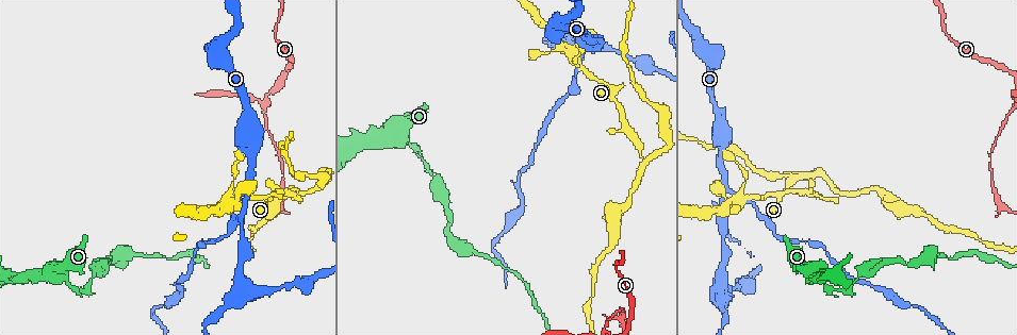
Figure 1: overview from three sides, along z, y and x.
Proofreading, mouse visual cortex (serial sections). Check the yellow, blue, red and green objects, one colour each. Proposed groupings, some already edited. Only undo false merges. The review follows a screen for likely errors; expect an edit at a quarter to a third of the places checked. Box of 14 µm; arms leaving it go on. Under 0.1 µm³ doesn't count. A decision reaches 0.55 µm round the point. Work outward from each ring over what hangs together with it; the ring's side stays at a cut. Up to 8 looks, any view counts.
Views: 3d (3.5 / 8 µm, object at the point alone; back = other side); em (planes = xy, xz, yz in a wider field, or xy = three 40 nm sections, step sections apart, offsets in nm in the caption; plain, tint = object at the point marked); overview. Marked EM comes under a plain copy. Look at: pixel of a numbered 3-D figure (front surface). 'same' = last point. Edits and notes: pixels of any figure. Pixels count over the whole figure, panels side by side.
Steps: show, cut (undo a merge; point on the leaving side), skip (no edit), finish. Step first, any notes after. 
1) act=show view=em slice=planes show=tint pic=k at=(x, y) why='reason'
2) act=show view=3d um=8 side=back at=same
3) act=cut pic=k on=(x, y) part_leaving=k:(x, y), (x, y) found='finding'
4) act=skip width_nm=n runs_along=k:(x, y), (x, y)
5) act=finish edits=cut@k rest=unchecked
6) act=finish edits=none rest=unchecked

act=show view=3d um=3.5 side=back pic=1 at=(646, 162) why='abrupt turn'

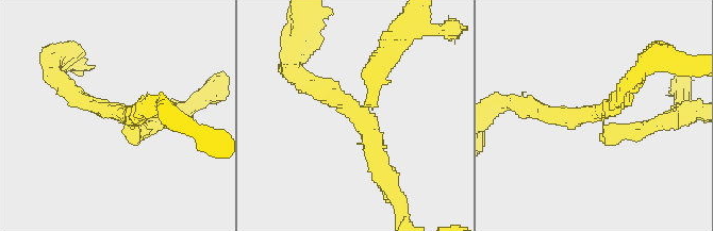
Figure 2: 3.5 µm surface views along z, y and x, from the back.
act=show view=em slice=xy step=1 show=tint pic=2 at=(124, 115) arms=3 arm_widths_nm=250,250,250

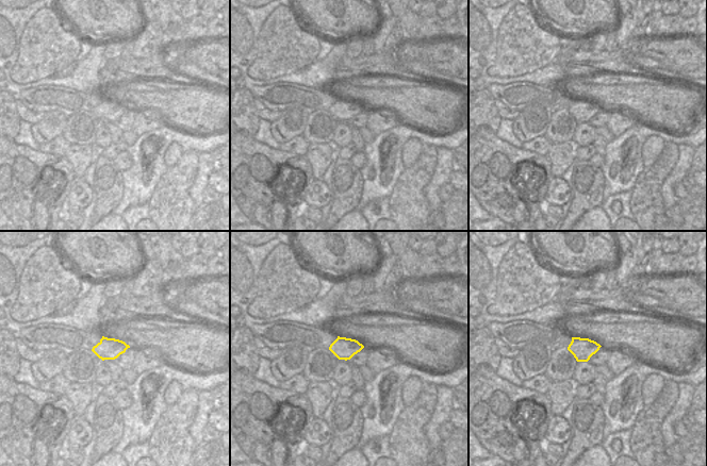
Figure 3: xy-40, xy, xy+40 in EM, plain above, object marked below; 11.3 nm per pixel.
act=cut pic=2 on=(606, 106) part_leaving=2:(600, 117), (548, 117), (511, 104) found='a second cell is stuck on'

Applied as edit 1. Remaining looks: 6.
act=show view=3d um=3.5 side=back pic=1 at=(725, 186)

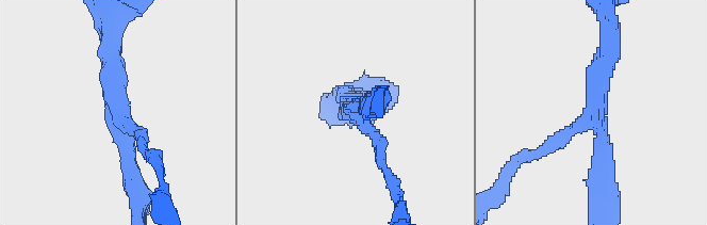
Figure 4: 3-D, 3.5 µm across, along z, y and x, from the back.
act=show view=em slice=xy step=5 show=tint pic=4 at=(359, 115) arms=3 arm_widths_nm=200,250,300 why='need the tissue'

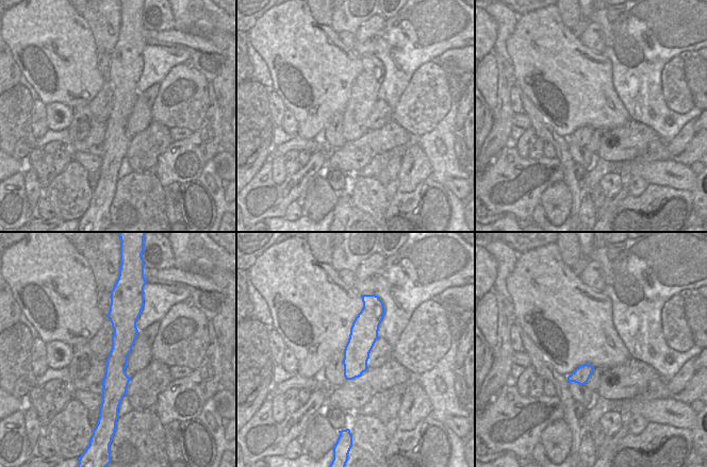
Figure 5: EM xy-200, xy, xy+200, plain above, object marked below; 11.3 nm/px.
act=skip found='all the same cell'

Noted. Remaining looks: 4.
act=show view=3d um=3.5 pic=1 at=(418, 153) why='a narrow waist'

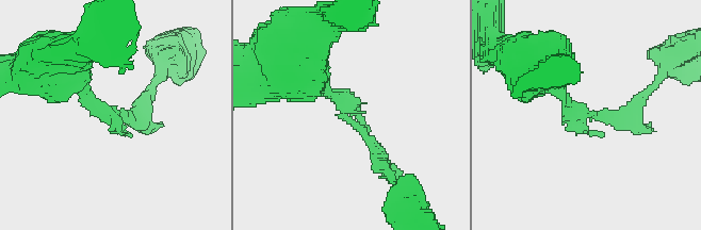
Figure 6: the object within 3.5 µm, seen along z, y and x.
act=show view=em slice=xy step=1 show=tint pic=6 at=(591, 116) arm_widths_nm=200,250

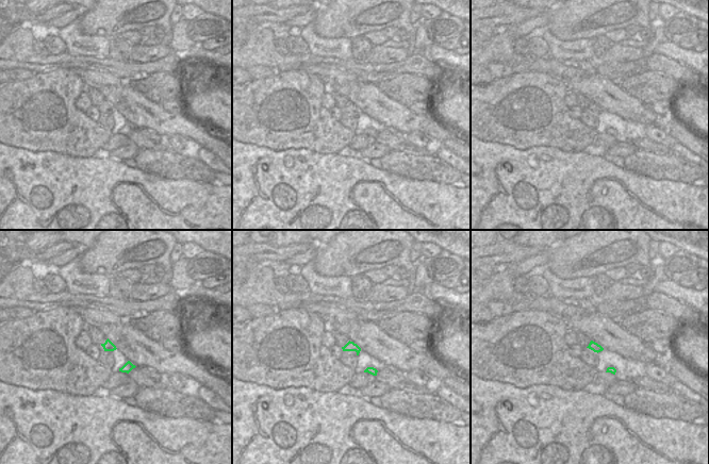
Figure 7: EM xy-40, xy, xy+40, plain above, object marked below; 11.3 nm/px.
act=cut pic=6 on=(621, 119) width_nm=120 part_leaving=6:(599, 116), (623, 122), (661, 77) found='two cells meet here'

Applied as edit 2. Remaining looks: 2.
act=finish edits=cut@2,cut@6 rest=unchecked

